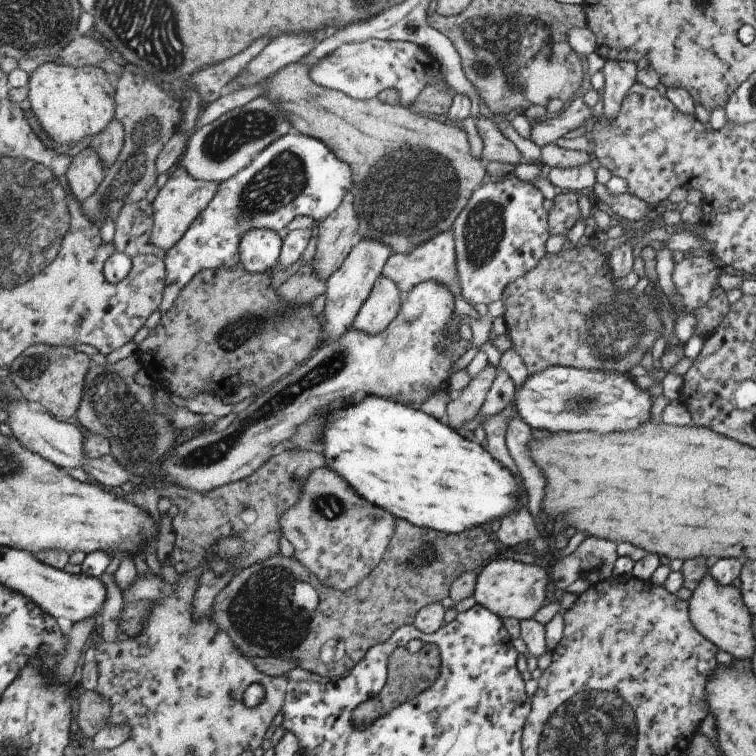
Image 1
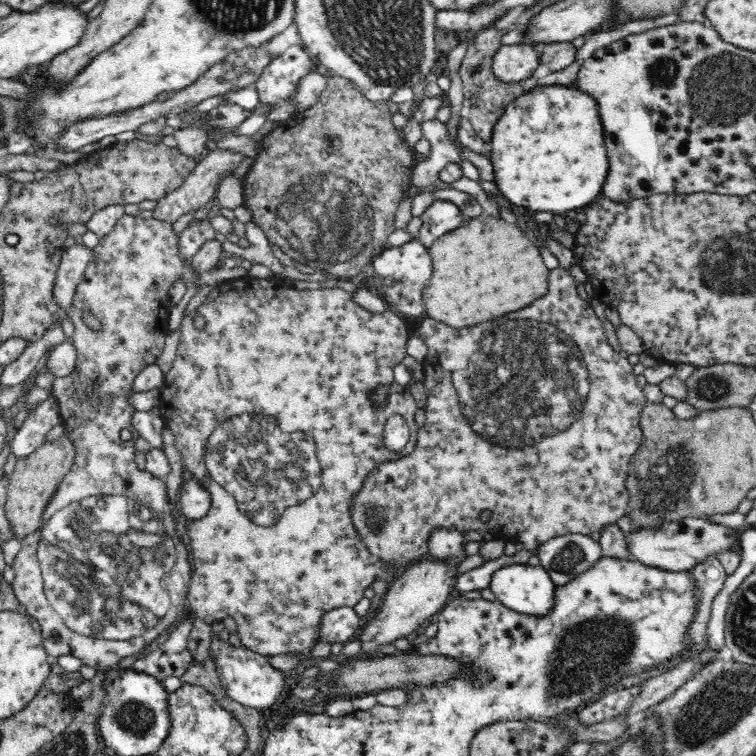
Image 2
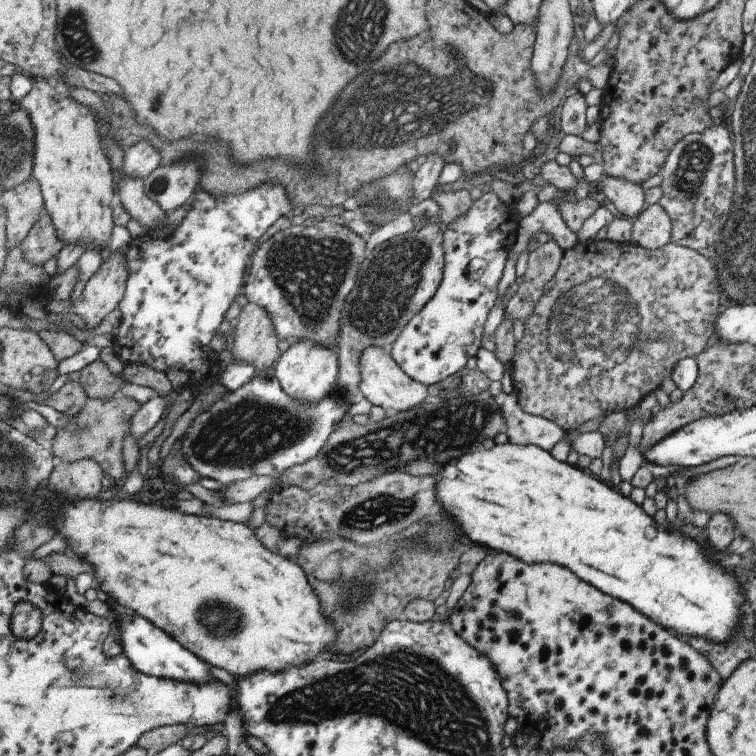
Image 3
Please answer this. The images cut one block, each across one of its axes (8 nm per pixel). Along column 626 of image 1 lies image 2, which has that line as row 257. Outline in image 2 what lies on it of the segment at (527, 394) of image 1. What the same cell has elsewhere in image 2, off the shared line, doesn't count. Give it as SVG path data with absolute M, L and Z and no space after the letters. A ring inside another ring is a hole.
M418 238L396 248L386 248L380 256L372 260L372 264L374 264L374 288L380 290L380 298L384 298L384 302L388 302L388 306L394 312L402 312L408 316L426 314L424 288L432 280L434 262L428 248Z

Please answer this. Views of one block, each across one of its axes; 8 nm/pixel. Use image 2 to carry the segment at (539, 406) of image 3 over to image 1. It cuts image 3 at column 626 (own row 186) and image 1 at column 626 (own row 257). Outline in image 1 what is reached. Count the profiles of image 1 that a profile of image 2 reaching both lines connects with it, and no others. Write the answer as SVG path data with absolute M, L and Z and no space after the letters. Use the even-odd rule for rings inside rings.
M583 242L571 250L547 254L531 272L511 282L503 292L503 306L505 334L511 342L511 348L521 356L529 376L535 376L537 372L553 366L567 366L589 372L619 372L621 376L633 378L637 366L643 360L643 354L651 350L663 332L659 318L659 298L655 298L649 290L635 296L631 290L619 288L607 258Z

